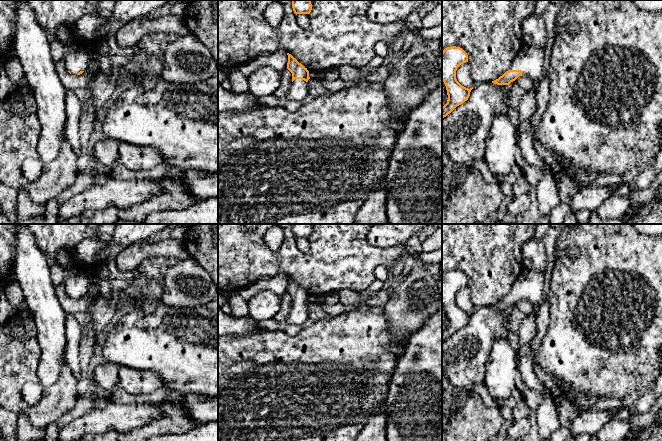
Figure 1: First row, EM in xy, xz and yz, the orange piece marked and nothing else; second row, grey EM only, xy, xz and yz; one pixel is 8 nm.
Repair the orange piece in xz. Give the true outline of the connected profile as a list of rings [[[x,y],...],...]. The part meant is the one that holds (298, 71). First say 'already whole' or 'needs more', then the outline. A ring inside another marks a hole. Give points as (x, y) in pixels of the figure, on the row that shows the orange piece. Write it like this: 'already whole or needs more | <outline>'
needs more | [[[291,54],[288,55],[287,69],[292,73],[292,85],[284,98],[274,95],[258,98],[258,103],[263,106],[284,107],[288,101],[301,102],[309,94],[309,71],[299,63]]]

